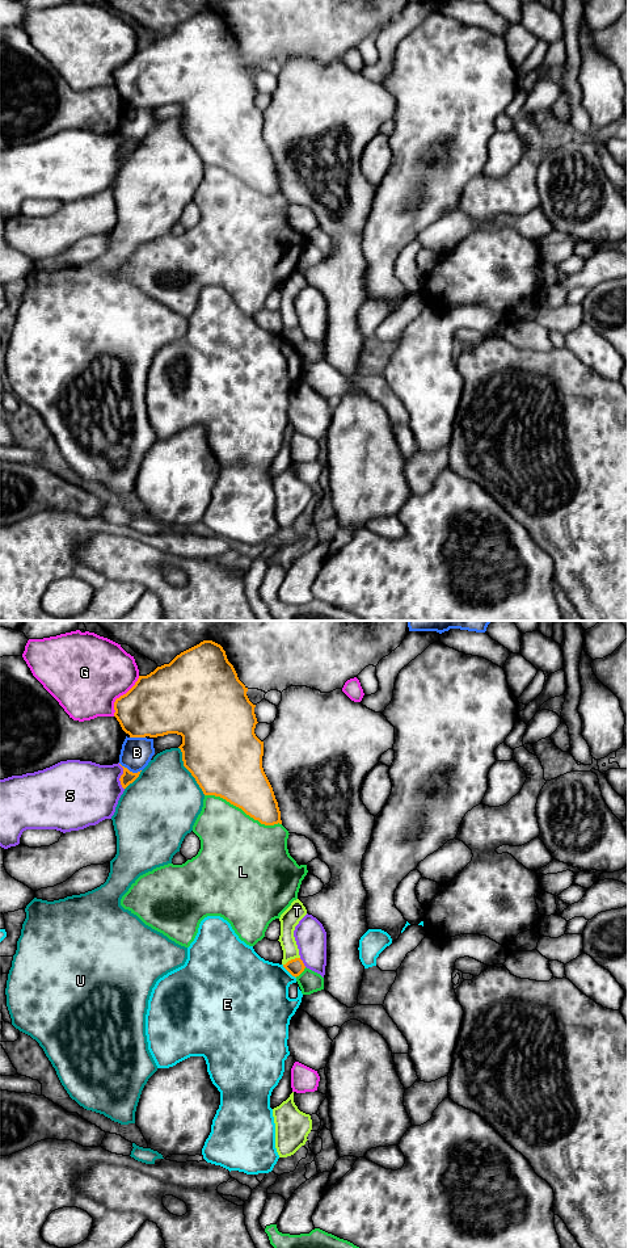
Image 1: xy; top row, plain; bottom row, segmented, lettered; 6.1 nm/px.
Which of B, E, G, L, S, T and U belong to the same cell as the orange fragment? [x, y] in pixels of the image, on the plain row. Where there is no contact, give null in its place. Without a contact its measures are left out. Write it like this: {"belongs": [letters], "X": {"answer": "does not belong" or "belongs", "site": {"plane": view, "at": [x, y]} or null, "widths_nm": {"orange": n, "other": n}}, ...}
{"belongs": [], "B": {"answer": "does not belong", "site": {"plane": "xy", "at": [129, 141]}, "widths_nm": {"orange": 80, "other": 190}}, "E": {"answer": "does not belong", "site": {"plane": "xy", "at": [289, 341]}, "widths_nm": {"orange": 100, "other": 420}}, "G": {"answer": "does not belong", "site": {"plane": "xy", "at": [121, 66]}, "widths_nm": {"orange": 380, "other": 480}}, "L": {"answer": "does not belong", "site": {"plane": "xy", "at": [243, 180]}, "widths_nm": {"orange": 360, "other": 440}}, "S": {"answer": "does not belong", "site": {"plane": "xy", "at": [121, 147]}, "widths_nm": {"orange": 80, "other": 400}}, "T": {"answer": "does not belong", "site": {"plane": "xy", "at": [291, 330]}, "widths_nm": {"orange": 100, "other": 110}}, "U": {"answer": "does not belong", "site": {"plane": "xy", "at": [188, 139]}, "widths_nm": {"orange": 460, "other": 440}}}

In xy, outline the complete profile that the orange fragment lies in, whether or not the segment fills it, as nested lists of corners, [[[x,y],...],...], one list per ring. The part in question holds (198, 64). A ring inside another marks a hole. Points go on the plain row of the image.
[[[203,10],[169,34],[139,46],[135,55],[115,70],[114,87],[130,108],[181,105],[178,118],[184,136],[205,165],[226,169],[261,194],[282,194],[278,172],[262,138],[264,112],[254,104],[258,93],[256,75],[249,71],[246,62],[223,17]]]

